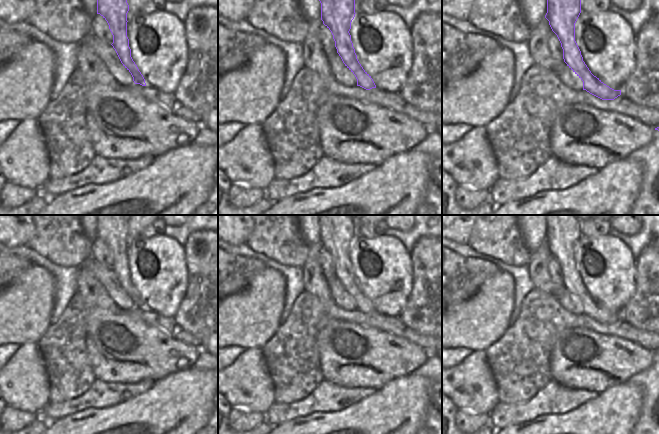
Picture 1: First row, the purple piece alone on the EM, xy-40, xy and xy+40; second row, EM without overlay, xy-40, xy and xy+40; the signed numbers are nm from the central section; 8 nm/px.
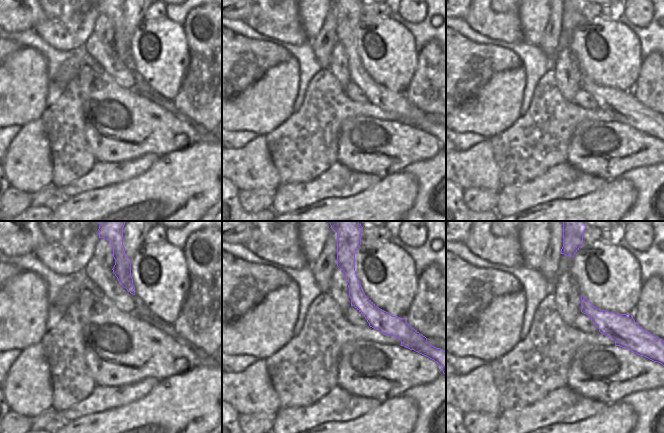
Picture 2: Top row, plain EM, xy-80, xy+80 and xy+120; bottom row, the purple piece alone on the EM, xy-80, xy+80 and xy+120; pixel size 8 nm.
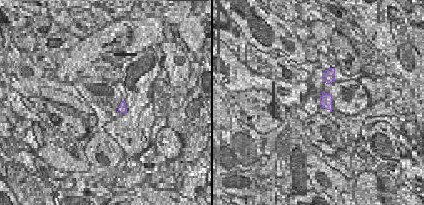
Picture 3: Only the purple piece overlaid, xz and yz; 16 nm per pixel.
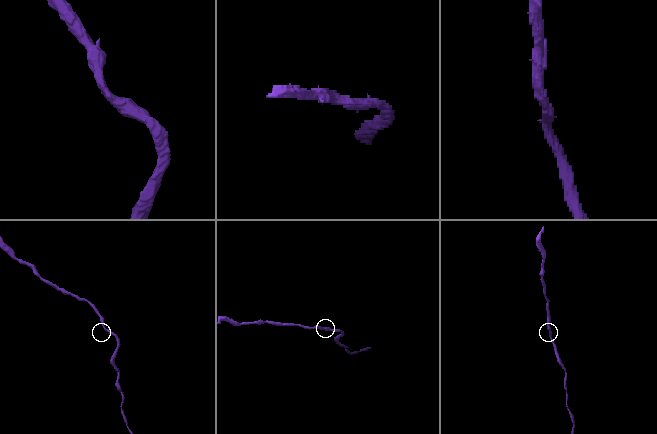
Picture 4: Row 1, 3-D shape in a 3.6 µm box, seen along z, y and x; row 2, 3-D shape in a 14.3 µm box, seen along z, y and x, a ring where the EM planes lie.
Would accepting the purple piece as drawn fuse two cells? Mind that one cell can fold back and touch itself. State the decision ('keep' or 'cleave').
keep

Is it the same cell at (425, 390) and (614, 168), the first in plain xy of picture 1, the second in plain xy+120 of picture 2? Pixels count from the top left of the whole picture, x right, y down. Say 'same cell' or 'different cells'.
different cells

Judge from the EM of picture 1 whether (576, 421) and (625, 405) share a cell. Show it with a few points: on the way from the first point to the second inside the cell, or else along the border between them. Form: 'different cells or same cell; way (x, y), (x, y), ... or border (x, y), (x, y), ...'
same cell; way (588, 421), (606, 421), (613, 414)

